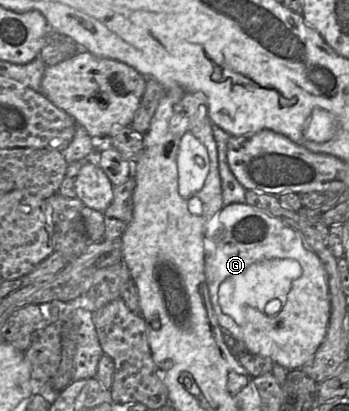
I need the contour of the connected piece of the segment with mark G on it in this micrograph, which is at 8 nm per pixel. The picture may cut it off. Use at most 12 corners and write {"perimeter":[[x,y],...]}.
{"perimeter":[[223,206],[205,254],[219,325],[288,371],[331,315],[301,235]]}

